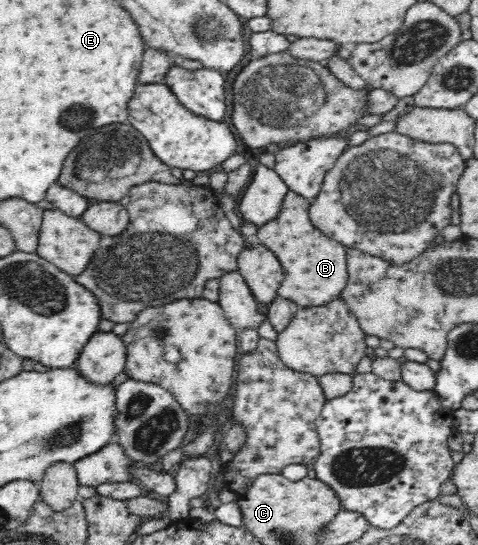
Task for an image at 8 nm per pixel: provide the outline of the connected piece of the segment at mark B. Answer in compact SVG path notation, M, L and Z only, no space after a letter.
M288 191L282 201L278 217L267 221L256 231L256 241L274 252L284 267L284 283L280 284L277 295L297 303L300 309L322 307L338 299L346 287L346 251L338 241L324 237L312 225L309 218L311 200Z

